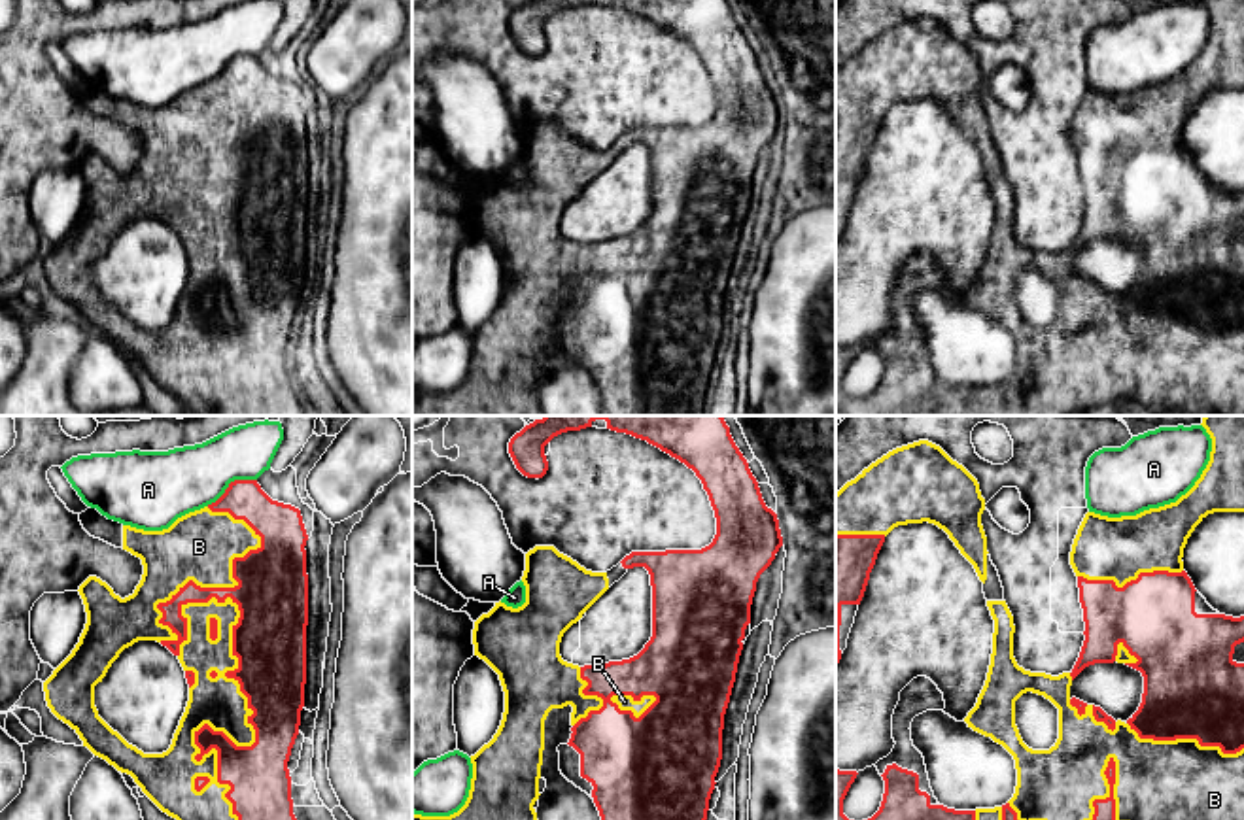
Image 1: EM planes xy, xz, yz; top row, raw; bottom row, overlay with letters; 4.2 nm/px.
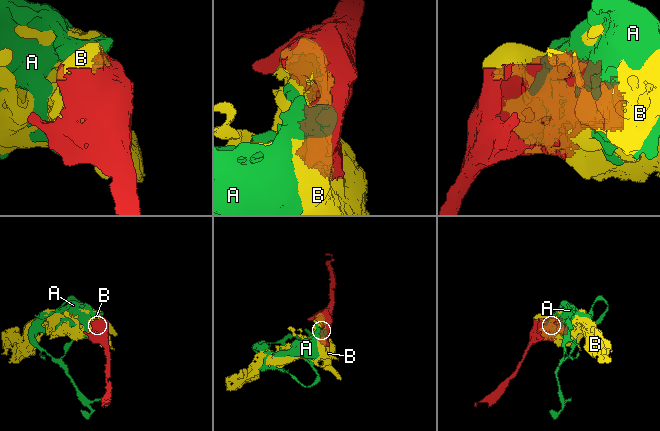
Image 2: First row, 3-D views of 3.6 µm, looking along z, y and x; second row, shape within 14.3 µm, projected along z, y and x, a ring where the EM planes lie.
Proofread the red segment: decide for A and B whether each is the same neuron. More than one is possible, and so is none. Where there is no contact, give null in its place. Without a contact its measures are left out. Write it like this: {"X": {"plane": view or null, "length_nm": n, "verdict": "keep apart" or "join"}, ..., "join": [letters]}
{"A": {"plane": "xy", "length_nm": 240, "verdict": "keep apart"}, "B": {"plane": "xy", "length_nm": 950, "verdict": "join"}, "join": ["B"]}

